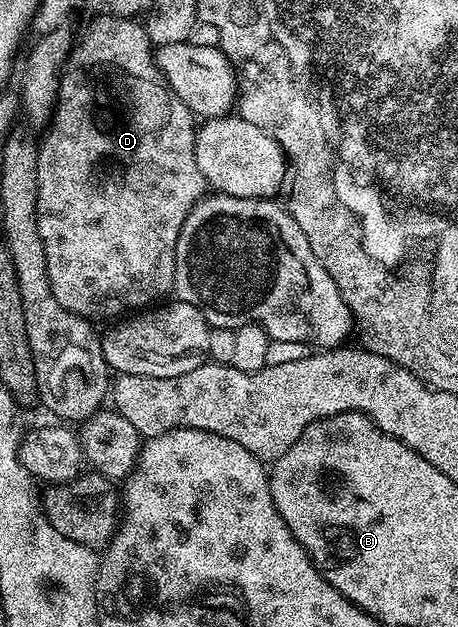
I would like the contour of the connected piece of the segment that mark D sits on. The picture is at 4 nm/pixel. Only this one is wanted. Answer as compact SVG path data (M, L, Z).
M108 16L108 21L95 21L83 33L83 38L74 42L70 53L66 54L59 75L59 91L49 124L46 126L43 141L39 145L37 159L37 227L41 231L41 243L45 247L45 260L48 263L49 283L61 307L85 317L92 323L100 323L106 317L119 319L132 311L143 311L162 302L166 293L175 288L175 252L177 239L185 219L193 211L198 201L208 192L207 180L197 167L195 154L196 118L177 99L177 95L167 85L165 75L155 62L155 49L146 28L138 20Z

